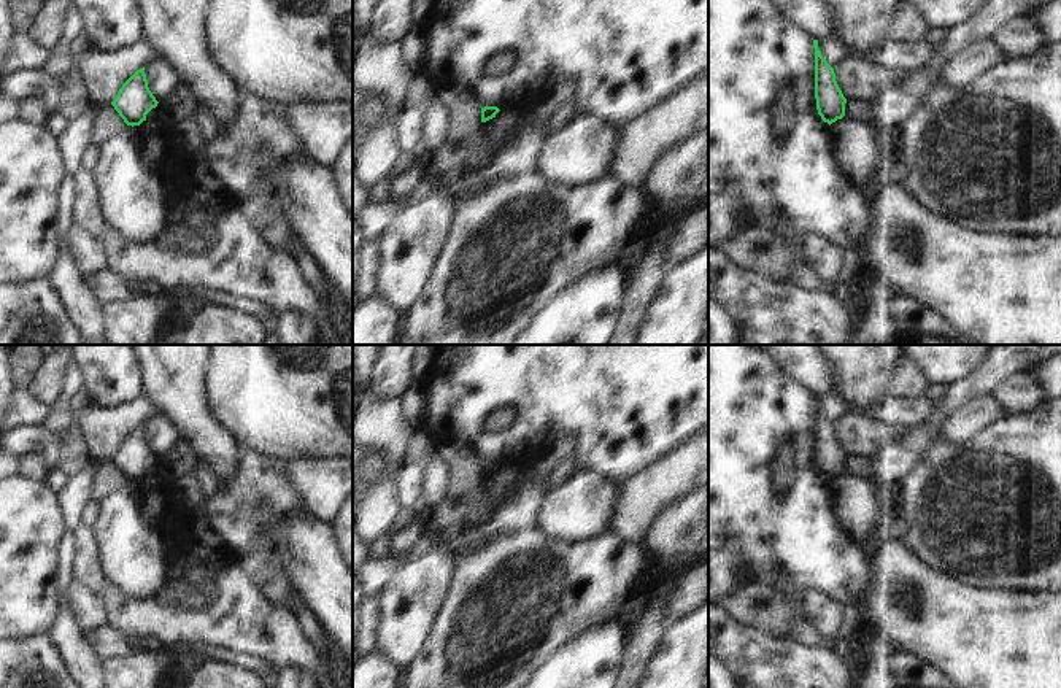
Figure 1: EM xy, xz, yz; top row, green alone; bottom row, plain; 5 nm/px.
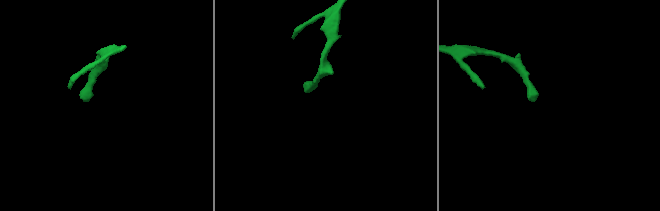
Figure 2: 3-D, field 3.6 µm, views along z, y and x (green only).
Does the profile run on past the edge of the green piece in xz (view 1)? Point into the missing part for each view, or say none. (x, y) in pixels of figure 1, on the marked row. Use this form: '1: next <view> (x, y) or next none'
1: next none

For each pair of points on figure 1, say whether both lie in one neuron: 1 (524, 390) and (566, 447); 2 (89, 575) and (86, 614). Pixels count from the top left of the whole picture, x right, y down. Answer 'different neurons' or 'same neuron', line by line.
1: different neurons
2: different neurons

